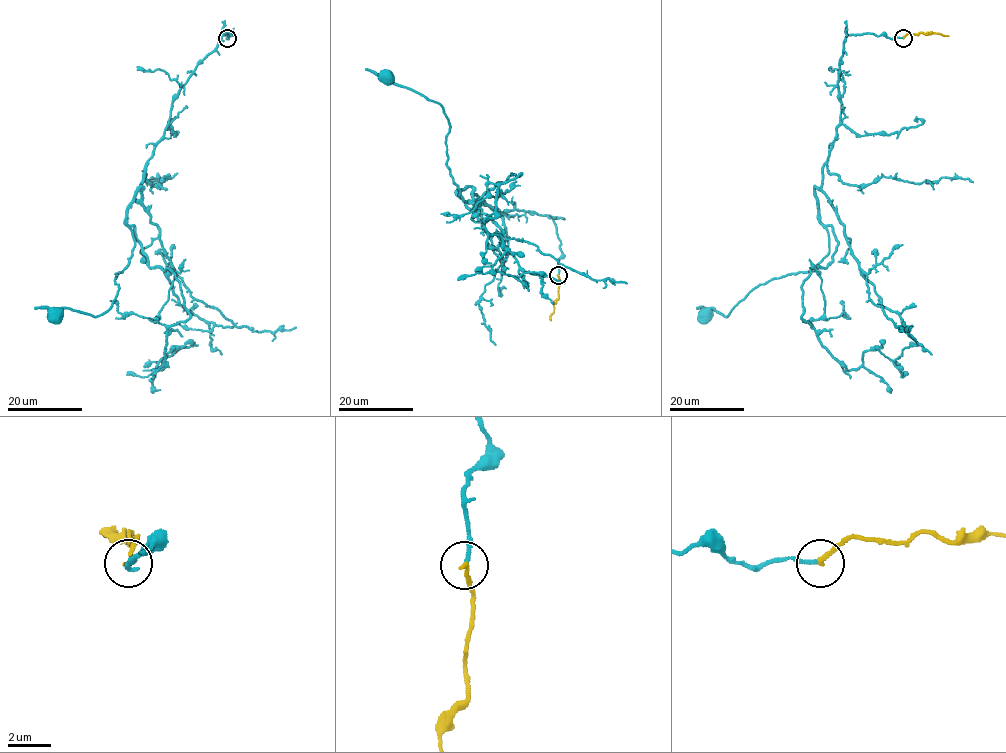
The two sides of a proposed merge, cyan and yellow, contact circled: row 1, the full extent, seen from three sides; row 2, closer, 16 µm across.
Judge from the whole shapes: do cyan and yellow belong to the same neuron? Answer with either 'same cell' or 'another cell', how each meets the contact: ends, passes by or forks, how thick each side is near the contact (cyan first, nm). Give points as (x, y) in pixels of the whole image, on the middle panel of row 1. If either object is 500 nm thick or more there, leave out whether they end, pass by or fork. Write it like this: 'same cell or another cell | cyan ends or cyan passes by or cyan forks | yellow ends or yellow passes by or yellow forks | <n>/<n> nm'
same cell | cyan ends | yellow ends | 200/220 nm

